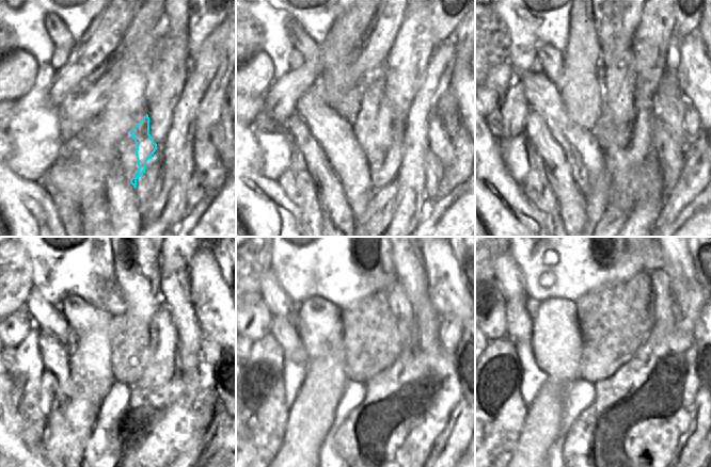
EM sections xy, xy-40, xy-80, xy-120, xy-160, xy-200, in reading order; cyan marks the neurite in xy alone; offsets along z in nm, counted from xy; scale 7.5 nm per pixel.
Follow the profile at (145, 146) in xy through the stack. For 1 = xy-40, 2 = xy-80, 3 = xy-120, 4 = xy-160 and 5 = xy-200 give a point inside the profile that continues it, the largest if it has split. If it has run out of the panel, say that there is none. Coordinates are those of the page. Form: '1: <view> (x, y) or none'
1: xy-40 (382, 132)
2: xy-80 (617, 59)
3: xy-120 (137, 262)
4: xy-160 (373, 258)
5: xy-200 (605, 258)

